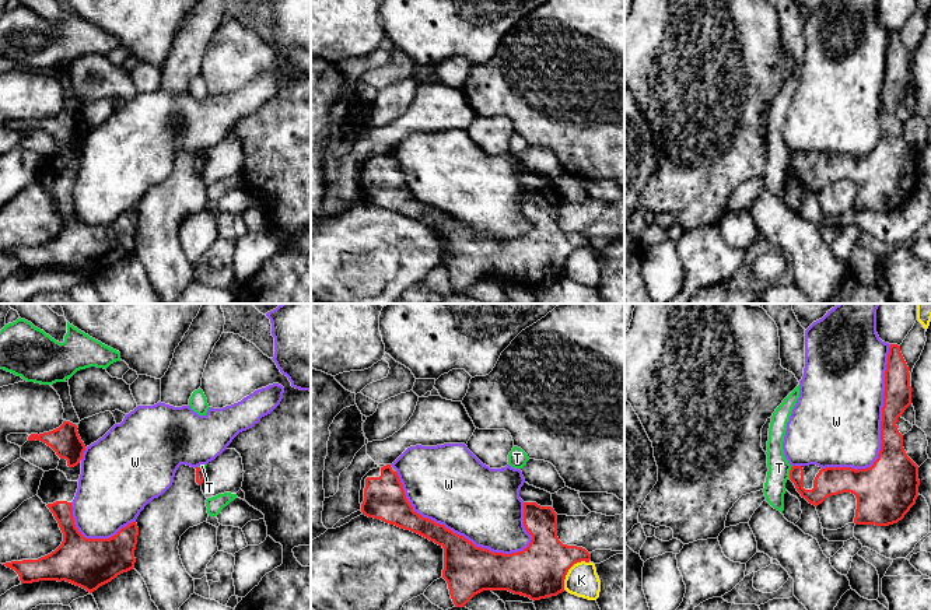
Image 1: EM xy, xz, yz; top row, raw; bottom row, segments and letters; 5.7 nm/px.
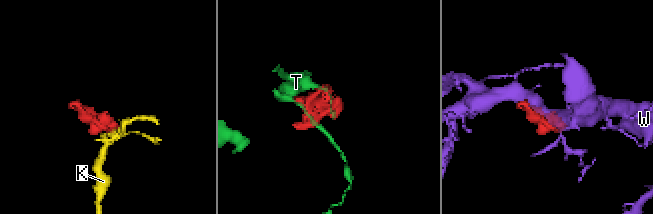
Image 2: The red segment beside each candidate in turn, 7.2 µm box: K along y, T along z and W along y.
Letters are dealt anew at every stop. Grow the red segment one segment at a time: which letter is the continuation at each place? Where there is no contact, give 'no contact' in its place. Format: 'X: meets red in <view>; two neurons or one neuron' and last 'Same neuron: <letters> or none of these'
K: meets red in xz; two neurons
T: meets red in yz; two neurons
W: meets red in xz; two neurons
Same neuron: none of these

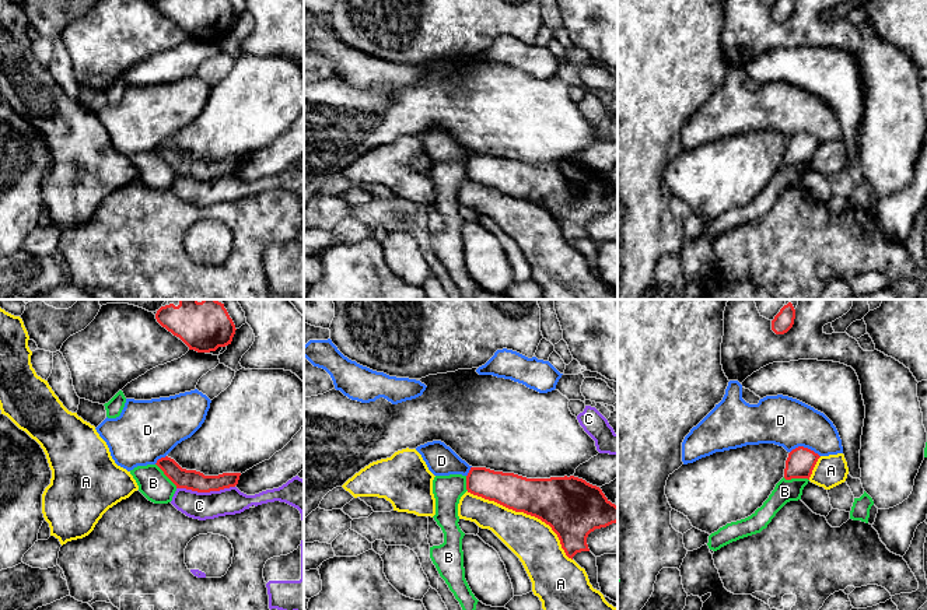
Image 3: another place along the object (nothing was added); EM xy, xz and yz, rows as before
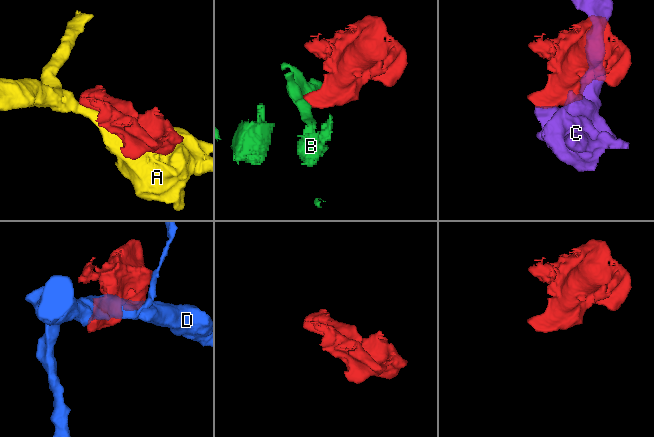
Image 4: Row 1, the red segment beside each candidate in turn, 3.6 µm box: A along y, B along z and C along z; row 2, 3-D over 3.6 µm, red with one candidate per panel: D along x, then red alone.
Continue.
A: meets red in xz; two neurons
B: meets red in yz; two neurons
C: meets red in xy; two neurons
D: meets red in yz; two neurons
Same neuron: none of these

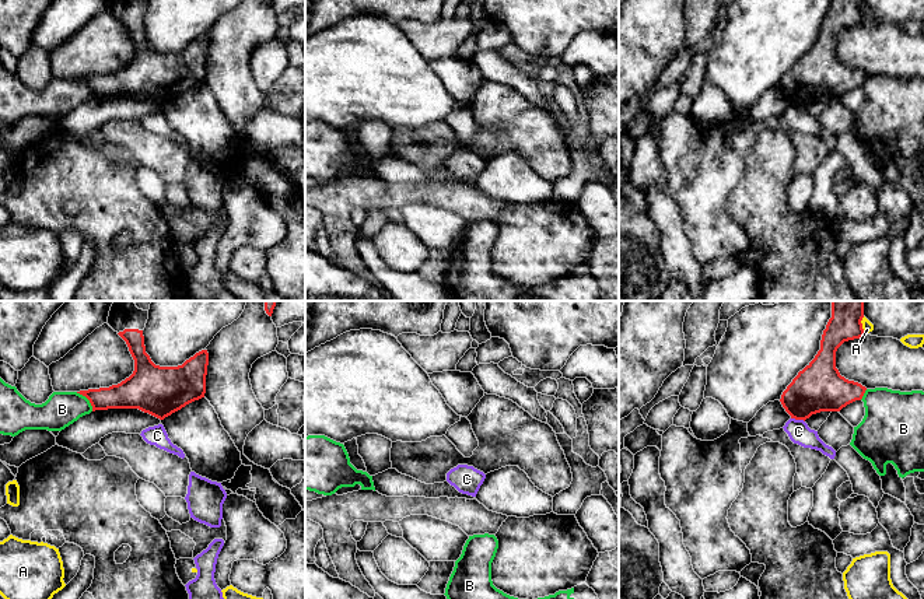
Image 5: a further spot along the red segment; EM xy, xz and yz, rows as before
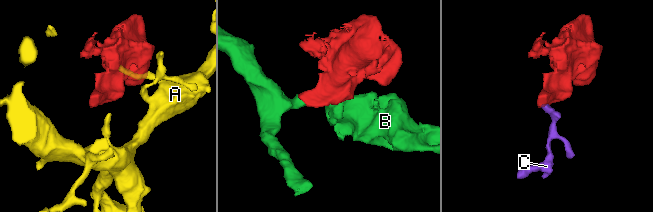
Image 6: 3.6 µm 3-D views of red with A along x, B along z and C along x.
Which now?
A: meets red in yz; two neurons
B: meets red in xy; two neurons
C: meets red in yz; two neurons
Same neuron: none of these

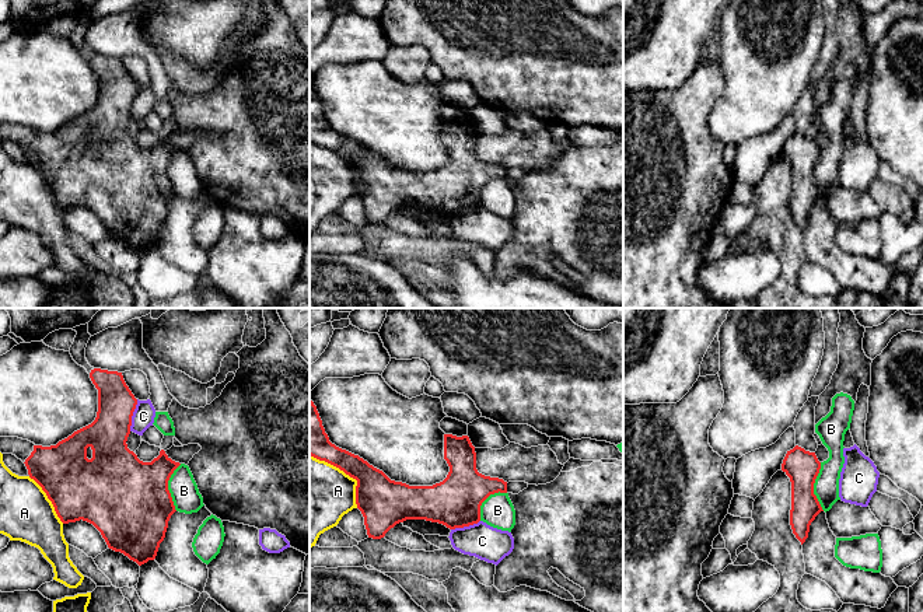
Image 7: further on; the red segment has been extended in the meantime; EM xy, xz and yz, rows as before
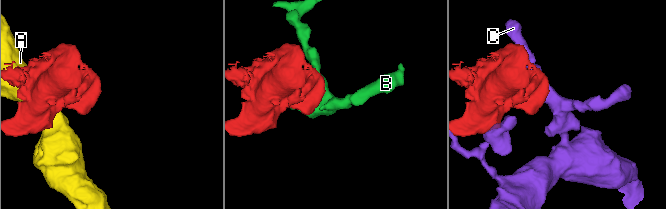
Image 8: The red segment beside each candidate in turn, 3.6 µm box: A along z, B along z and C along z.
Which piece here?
A: meets red in xz; two neurons
B: meets red in yz; two neurons
C: meets red in xy; two neurons
Same neuron: none of these

